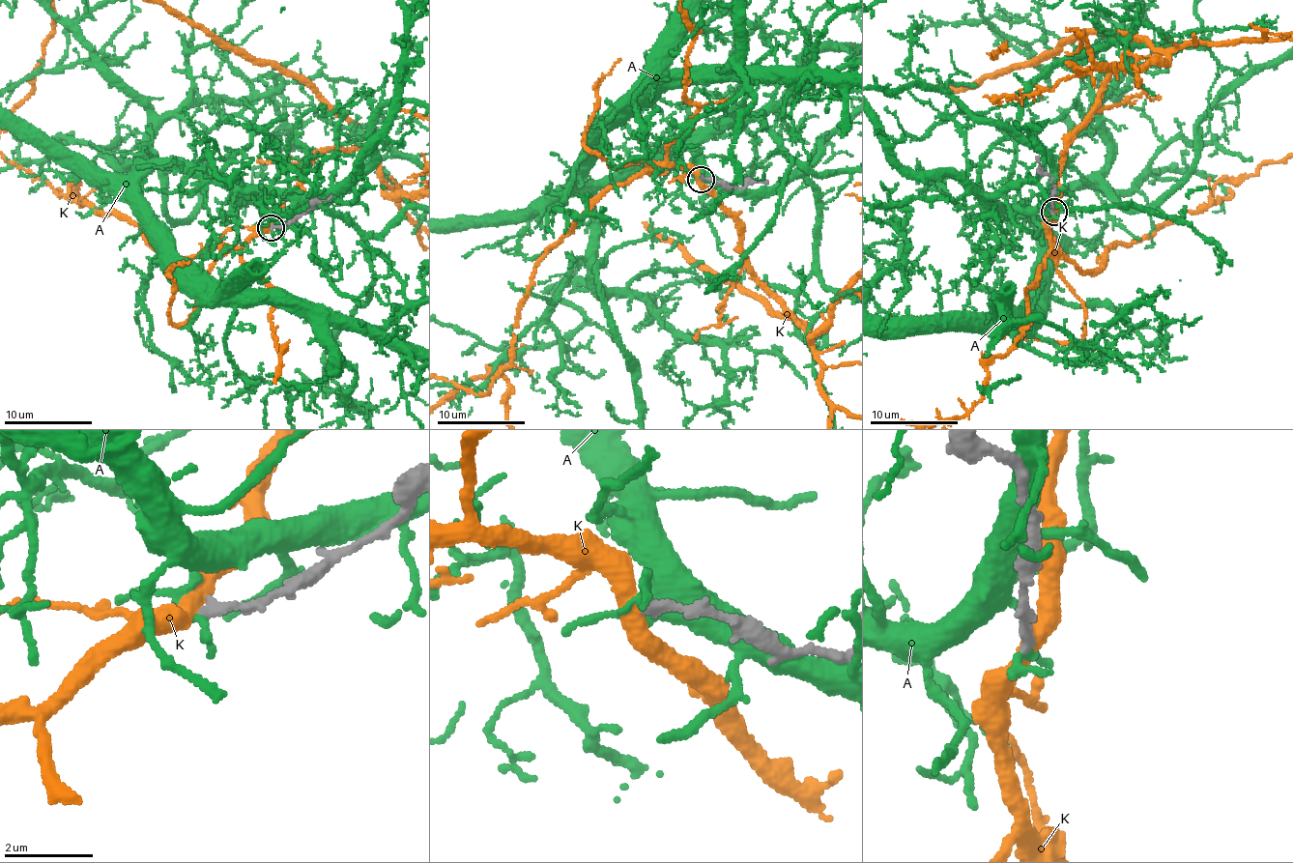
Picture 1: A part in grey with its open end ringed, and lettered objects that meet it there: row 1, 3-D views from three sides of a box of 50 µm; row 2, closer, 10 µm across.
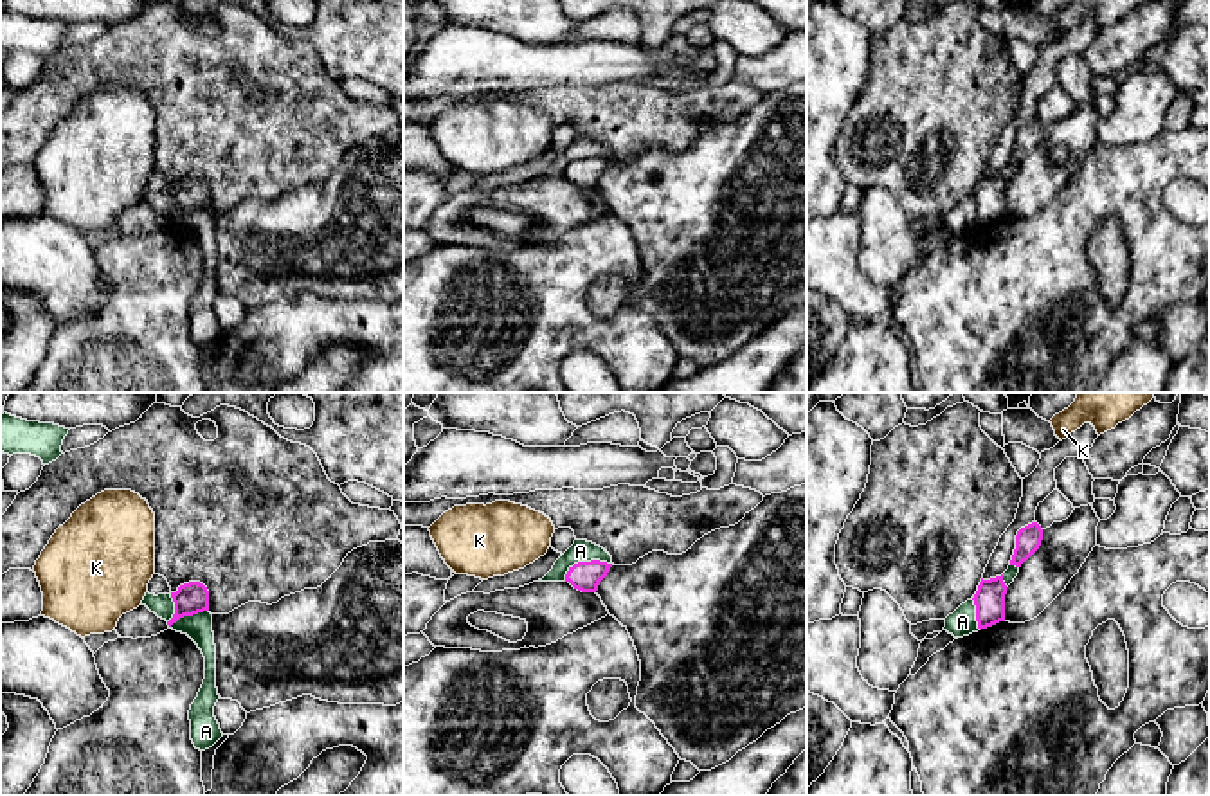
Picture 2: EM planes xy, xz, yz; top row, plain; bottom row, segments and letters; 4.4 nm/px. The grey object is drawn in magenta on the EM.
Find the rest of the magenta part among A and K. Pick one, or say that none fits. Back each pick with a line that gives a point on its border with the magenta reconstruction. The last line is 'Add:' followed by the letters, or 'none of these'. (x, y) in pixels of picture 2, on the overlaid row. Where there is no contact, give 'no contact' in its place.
Add: none of these

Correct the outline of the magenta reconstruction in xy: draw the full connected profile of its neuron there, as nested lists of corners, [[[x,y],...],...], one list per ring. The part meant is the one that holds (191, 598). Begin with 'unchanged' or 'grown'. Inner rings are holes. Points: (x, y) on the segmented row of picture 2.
unchanged; [[[189,582],[180,585],[176,592],[171,592],[171,598],[175,602],[175,614],[167,621],[169,627],[184,616],[209,611],[209,591],[200,582]]]

